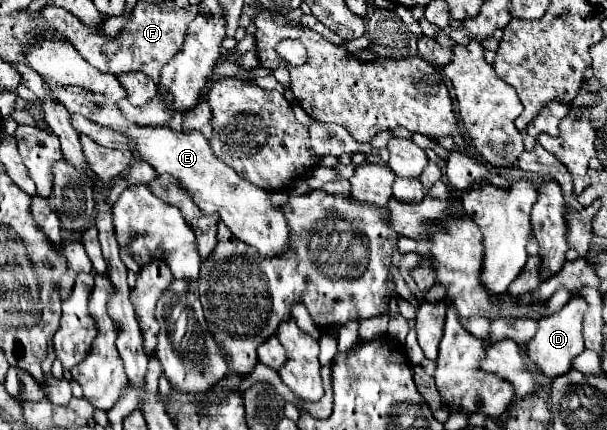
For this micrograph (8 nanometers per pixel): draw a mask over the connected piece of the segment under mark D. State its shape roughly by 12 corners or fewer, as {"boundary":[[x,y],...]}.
{"boundary":[[573,293],[539,319],[527,355],[549,379],[571,369],[583,347],[587,301]]}

